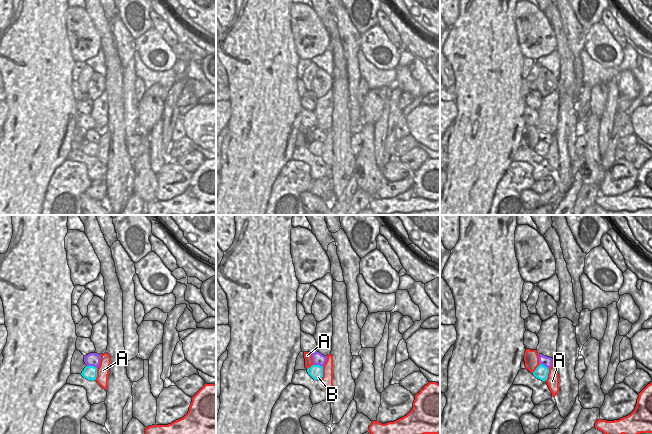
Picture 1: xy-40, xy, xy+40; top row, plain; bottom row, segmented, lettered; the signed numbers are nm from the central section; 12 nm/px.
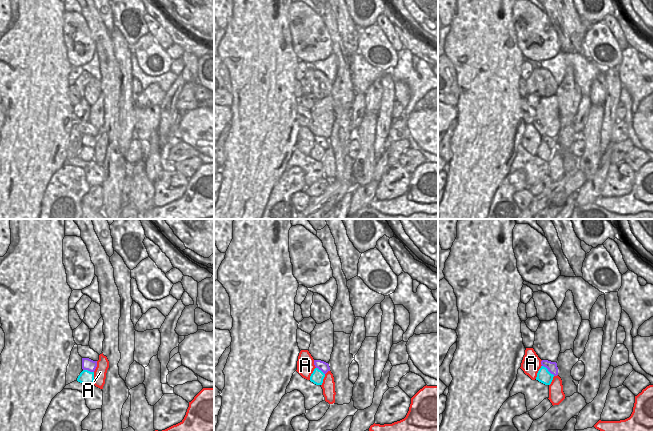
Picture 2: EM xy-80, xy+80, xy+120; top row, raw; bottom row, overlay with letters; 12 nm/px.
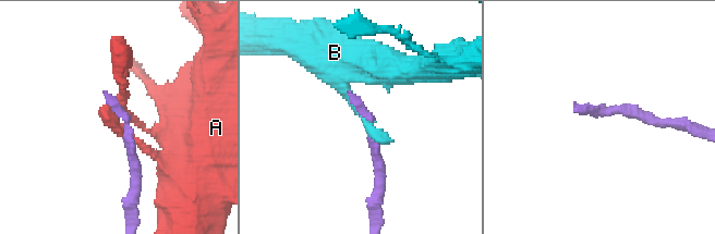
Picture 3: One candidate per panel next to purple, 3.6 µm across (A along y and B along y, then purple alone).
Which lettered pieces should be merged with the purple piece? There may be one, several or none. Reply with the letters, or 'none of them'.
none of them

